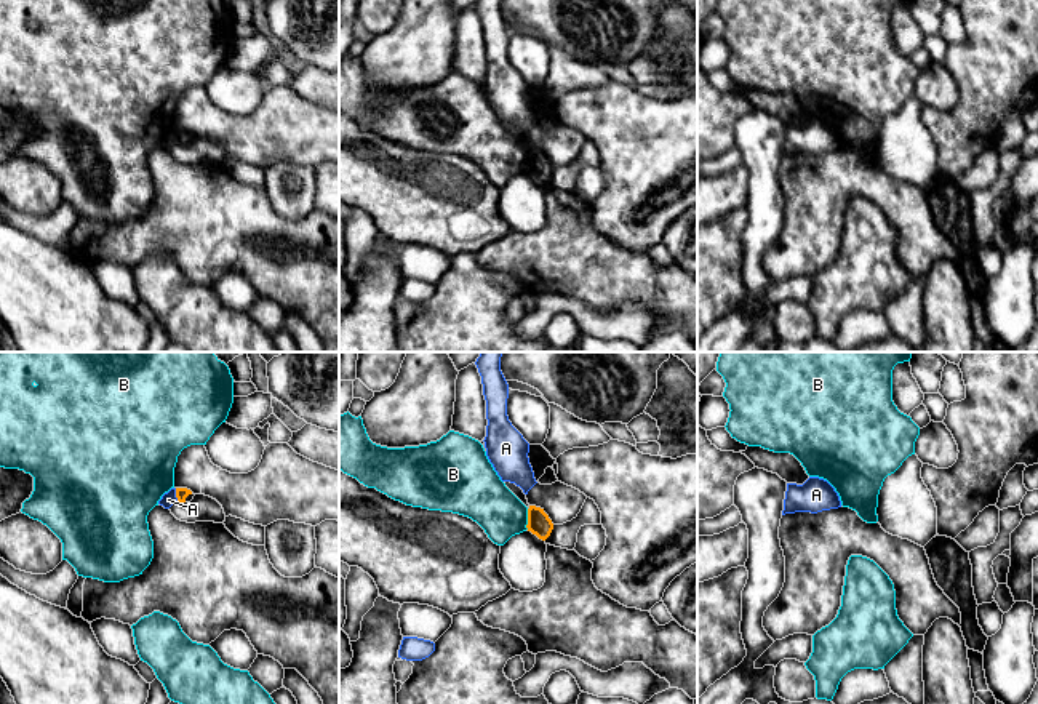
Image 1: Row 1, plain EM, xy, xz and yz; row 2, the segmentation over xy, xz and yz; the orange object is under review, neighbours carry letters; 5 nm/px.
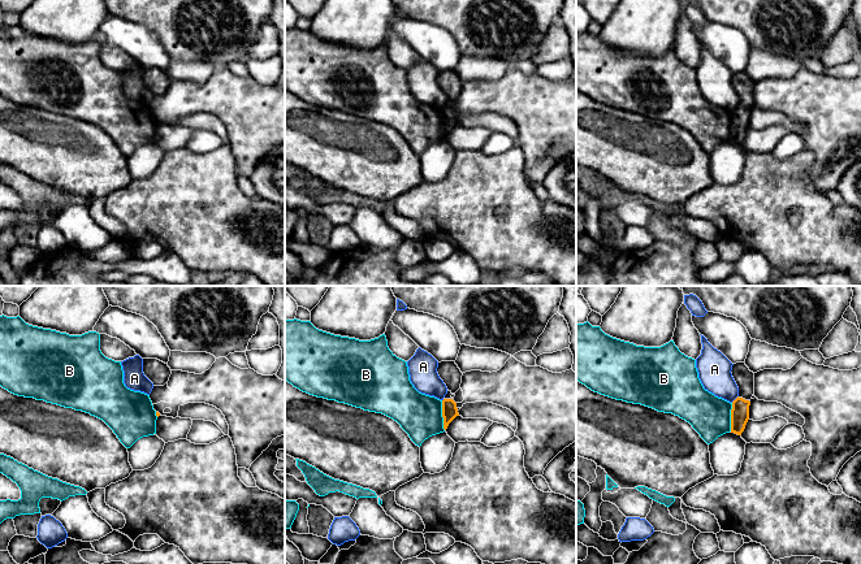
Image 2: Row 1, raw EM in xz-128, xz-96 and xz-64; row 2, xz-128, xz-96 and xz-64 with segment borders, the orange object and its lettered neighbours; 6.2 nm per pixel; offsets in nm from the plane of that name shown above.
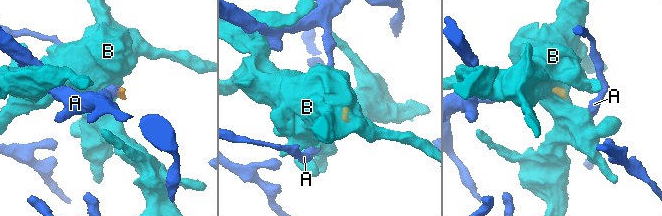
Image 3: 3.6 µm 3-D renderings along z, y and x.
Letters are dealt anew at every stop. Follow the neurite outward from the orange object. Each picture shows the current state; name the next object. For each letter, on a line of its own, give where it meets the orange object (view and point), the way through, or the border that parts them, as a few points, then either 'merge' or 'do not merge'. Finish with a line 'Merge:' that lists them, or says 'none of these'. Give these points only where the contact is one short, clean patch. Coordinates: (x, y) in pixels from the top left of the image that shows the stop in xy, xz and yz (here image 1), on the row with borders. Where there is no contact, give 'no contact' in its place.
A: contact xy (176, 495); border xy (175, 488), (178, 500); do not merge
B: contact xz (528, 519); border xz (528, 509), (526, 528); do not merge
Merge: none of these

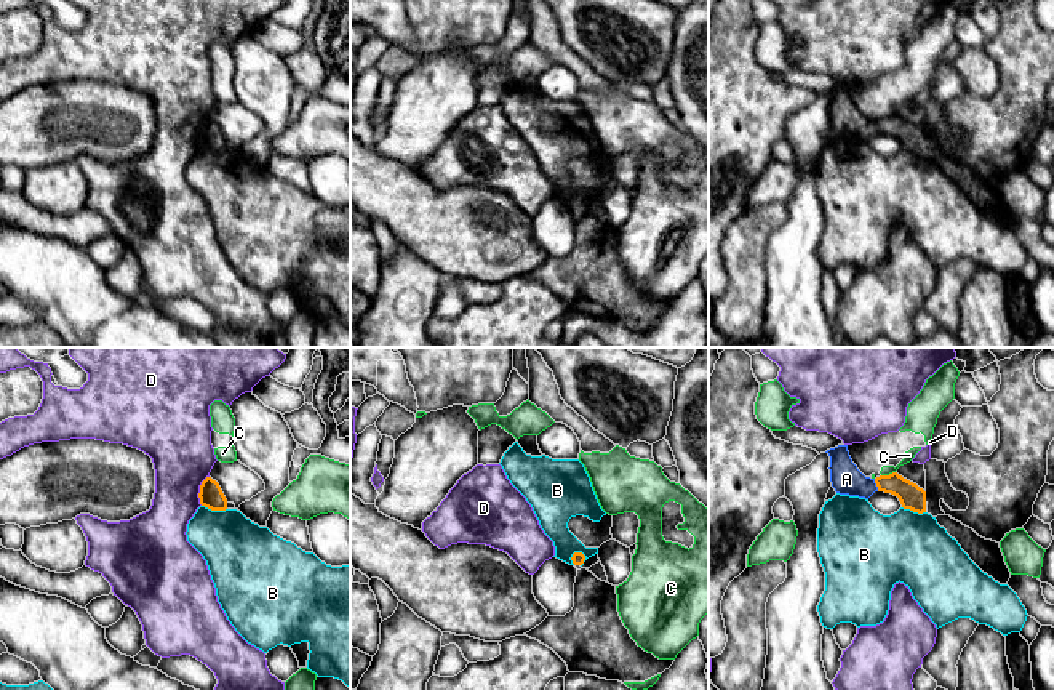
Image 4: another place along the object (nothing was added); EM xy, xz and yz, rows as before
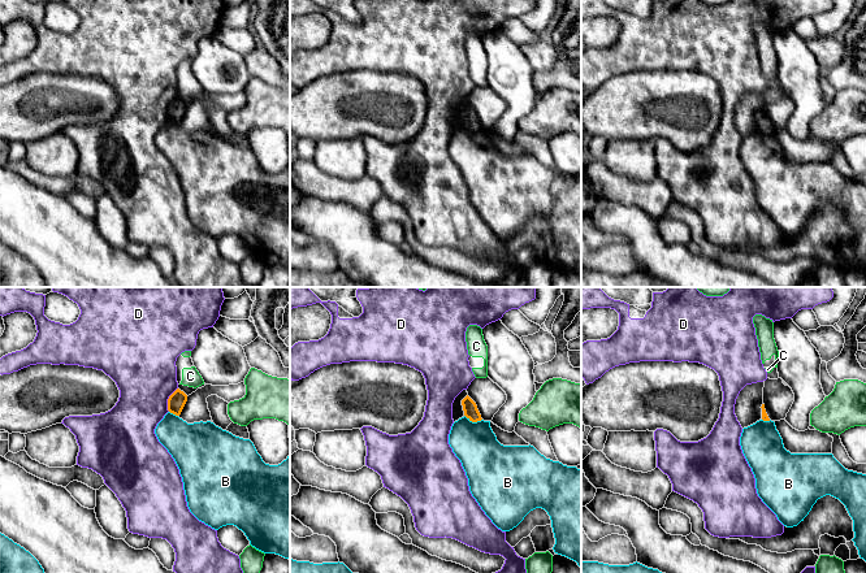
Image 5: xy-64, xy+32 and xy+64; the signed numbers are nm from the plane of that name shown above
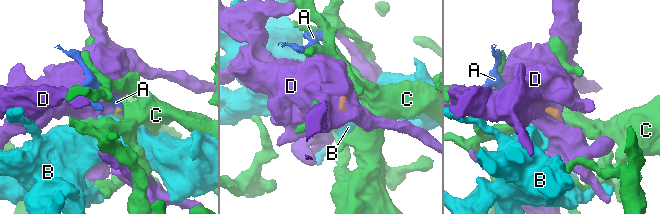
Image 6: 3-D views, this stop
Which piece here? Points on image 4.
A: contact yz (877, 485); way yz (910, 495), (898, 485), (877, 485), (858, 485), (846, 479); merge
B: contact xy (215, 509); border xy (202, 505), (211, 509), (226, 509); do not merge
C: contact yz (890, 474); border yz (894, 471), (882, 476); do not merge
D: contact xy (200, 490); border xy (208, 476), (200, 485), (200, 505); do not merge
Merge: A

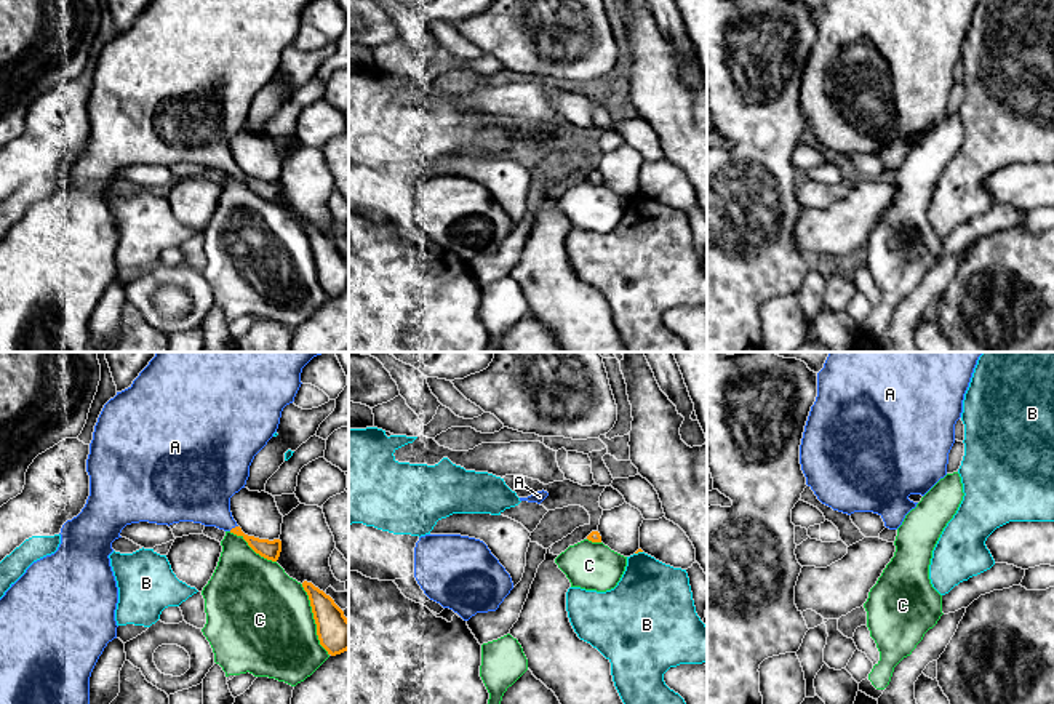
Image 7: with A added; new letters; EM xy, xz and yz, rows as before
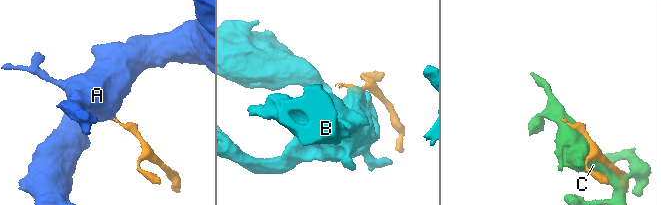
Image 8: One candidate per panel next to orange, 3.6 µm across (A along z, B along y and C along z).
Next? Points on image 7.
A: contact xy (232, 528); way xy (269, 549), (258, 546), (232, 528), (210, 506), (200, 490); merge
B: contact xz (638, 551); border xz (642, 551), (635, 554); do not merge
C: contact xy (314, 618); do not merge
Merge: A

